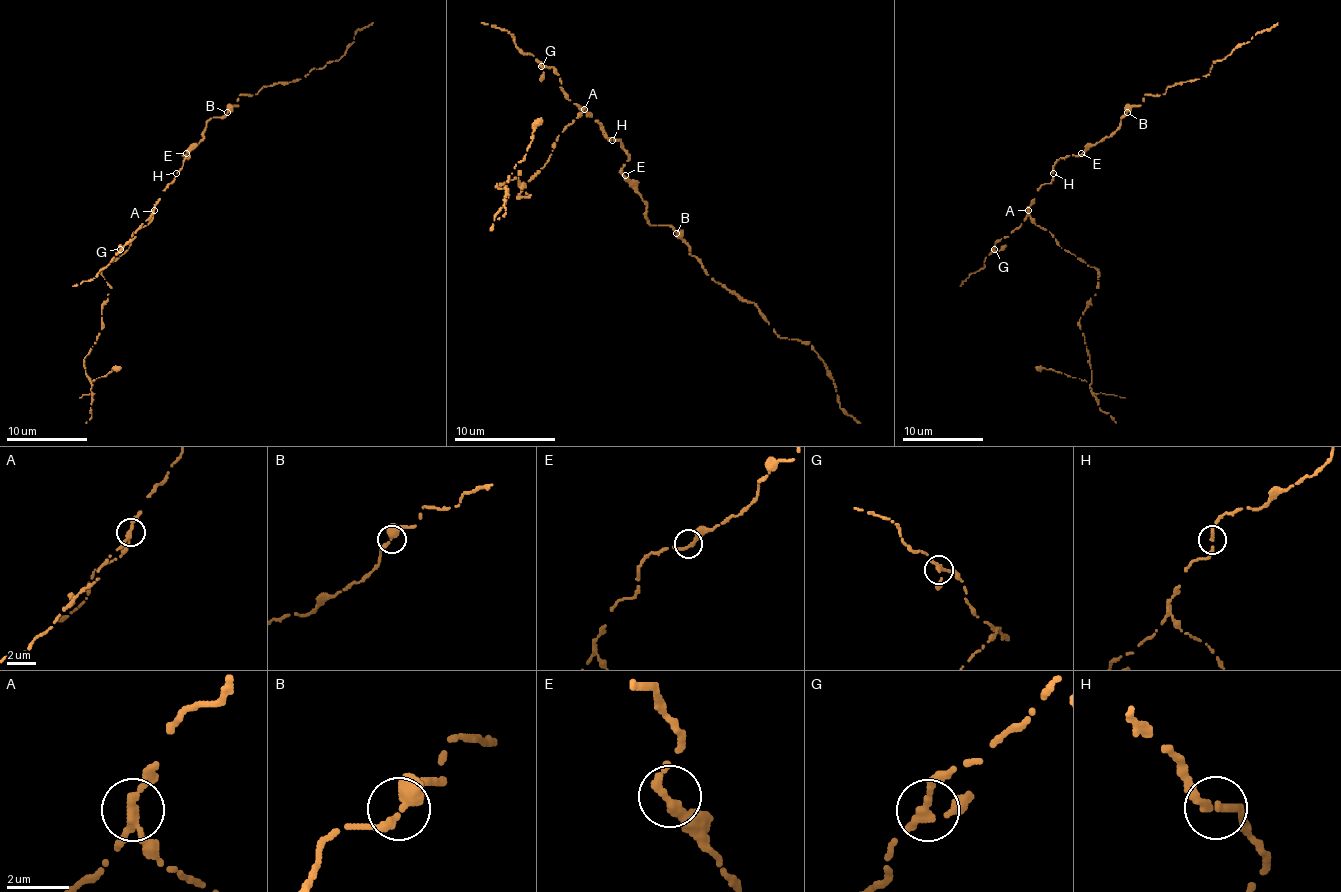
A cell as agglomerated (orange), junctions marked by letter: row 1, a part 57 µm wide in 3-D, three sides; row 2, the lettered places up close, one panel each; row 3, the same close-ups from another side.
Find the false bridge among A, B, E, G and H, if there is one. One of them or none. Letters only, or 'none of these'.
A

